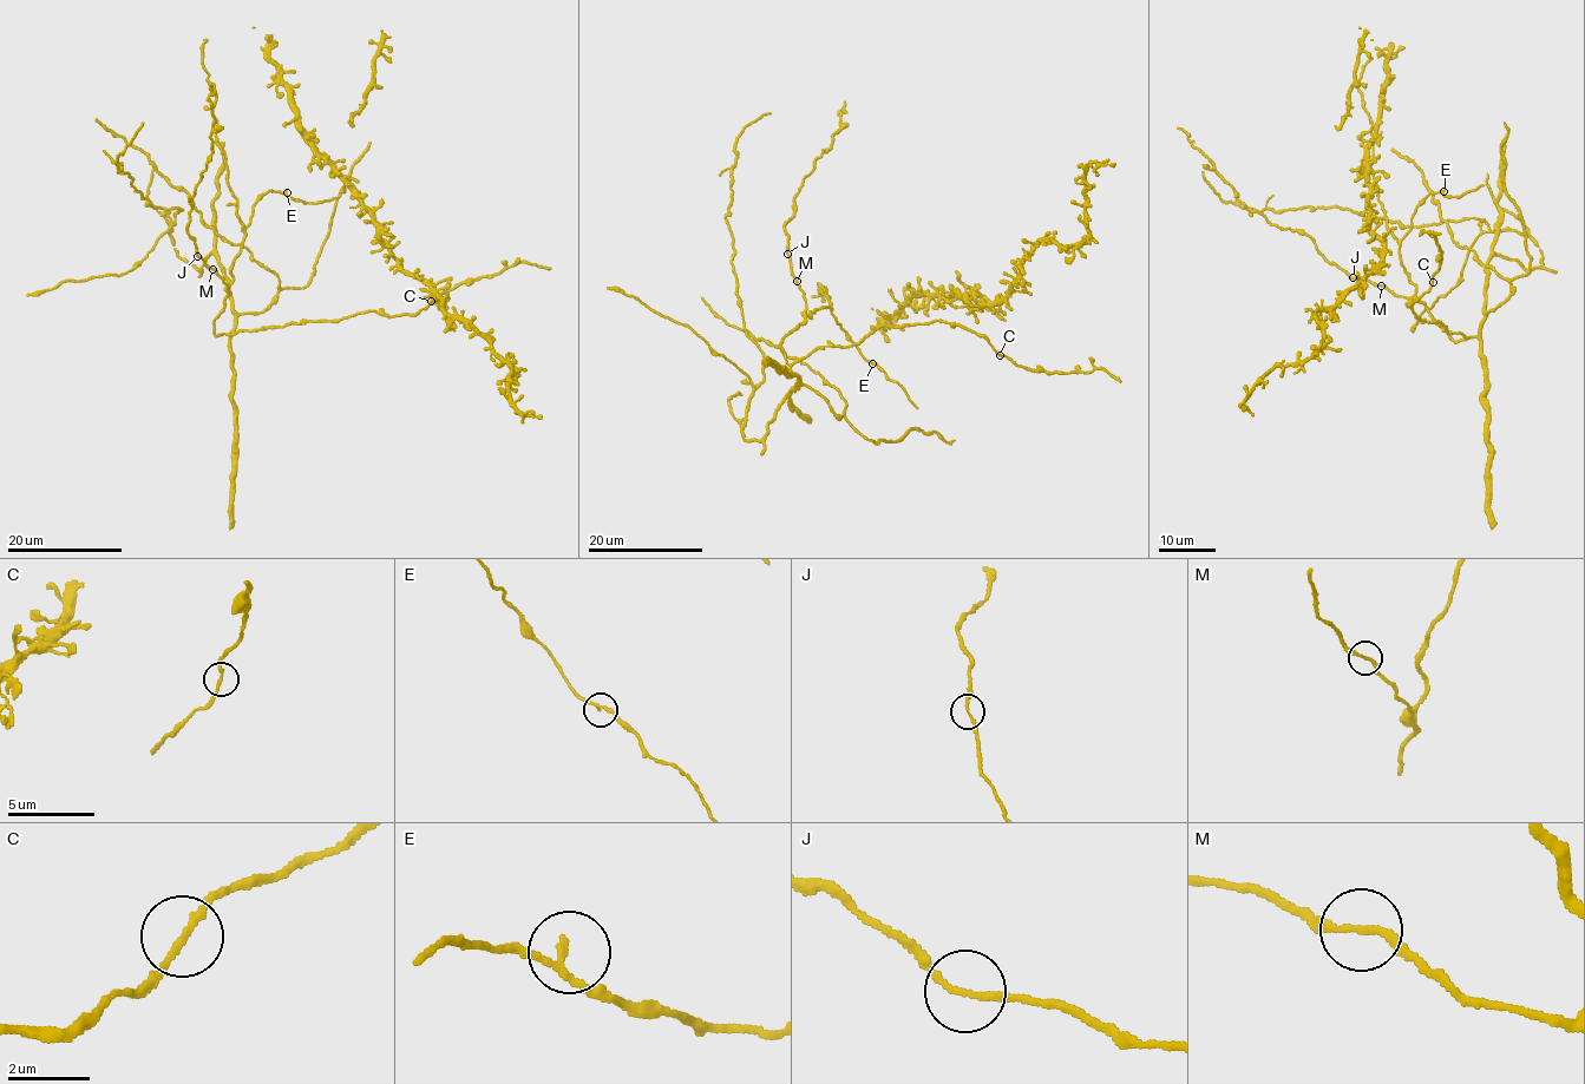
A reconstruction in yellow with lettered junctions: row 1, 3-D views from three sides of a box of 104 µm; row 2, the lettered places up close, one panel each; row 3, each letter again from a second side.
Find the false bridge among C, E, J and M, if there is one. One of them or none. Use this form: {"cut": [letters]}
{"cut": []}

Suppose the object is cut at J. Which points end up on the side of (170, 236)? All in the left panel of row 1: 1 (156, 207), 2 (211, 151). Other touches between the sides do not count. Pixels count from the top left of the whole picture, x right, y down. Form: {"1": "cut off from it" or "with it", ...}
{"1": "with it", "2": "cut off from it"}

